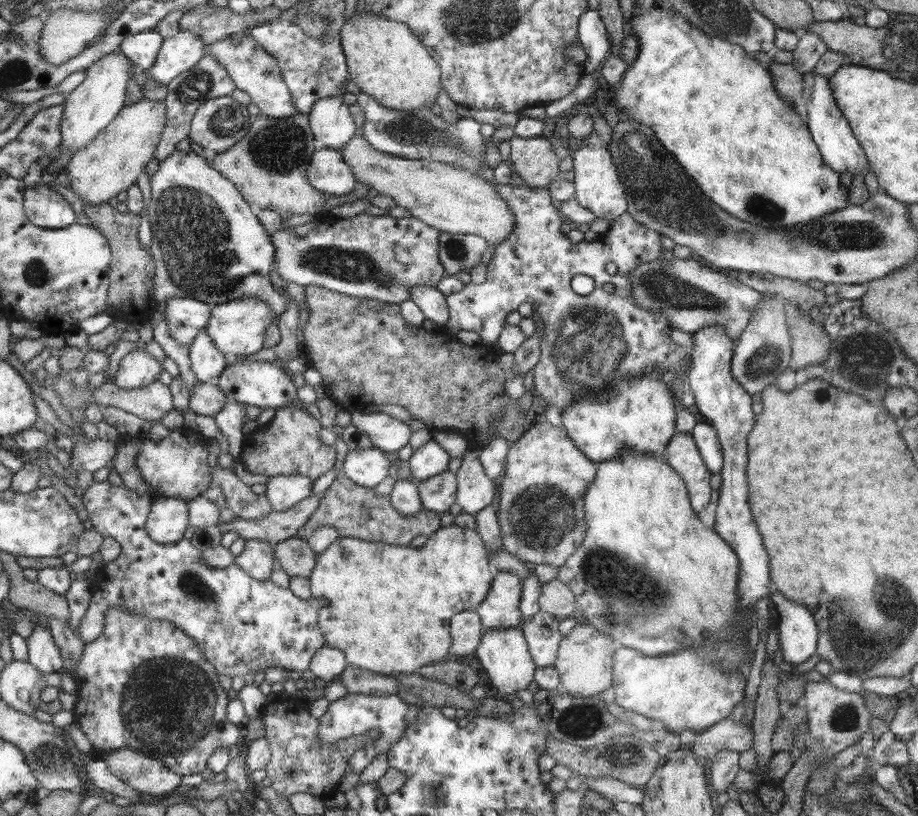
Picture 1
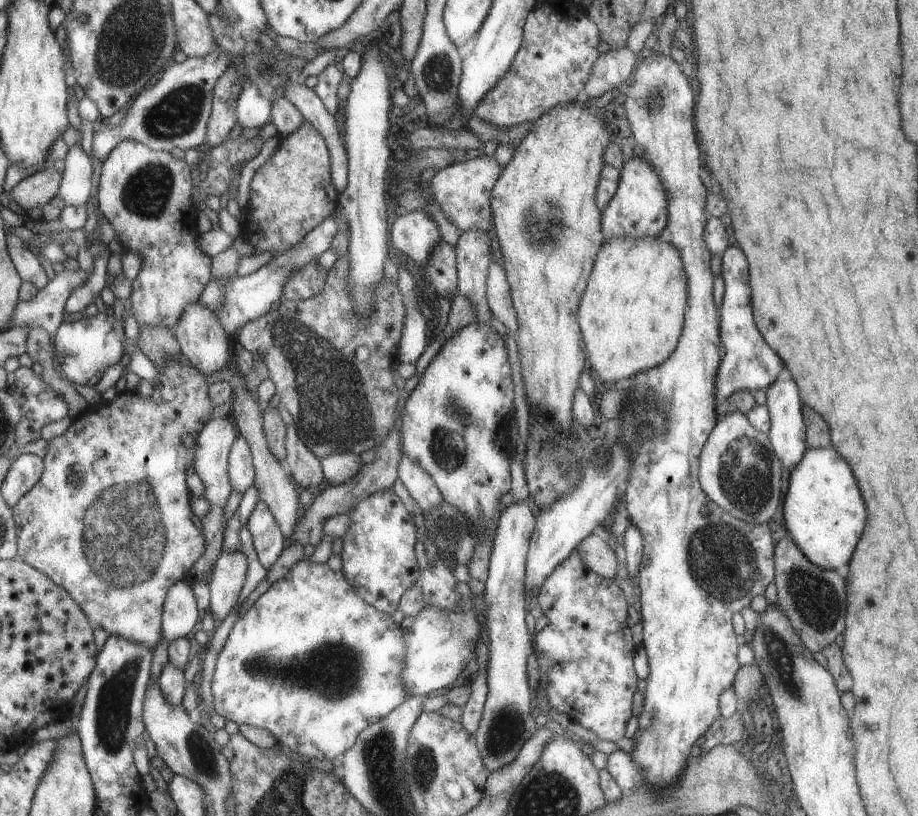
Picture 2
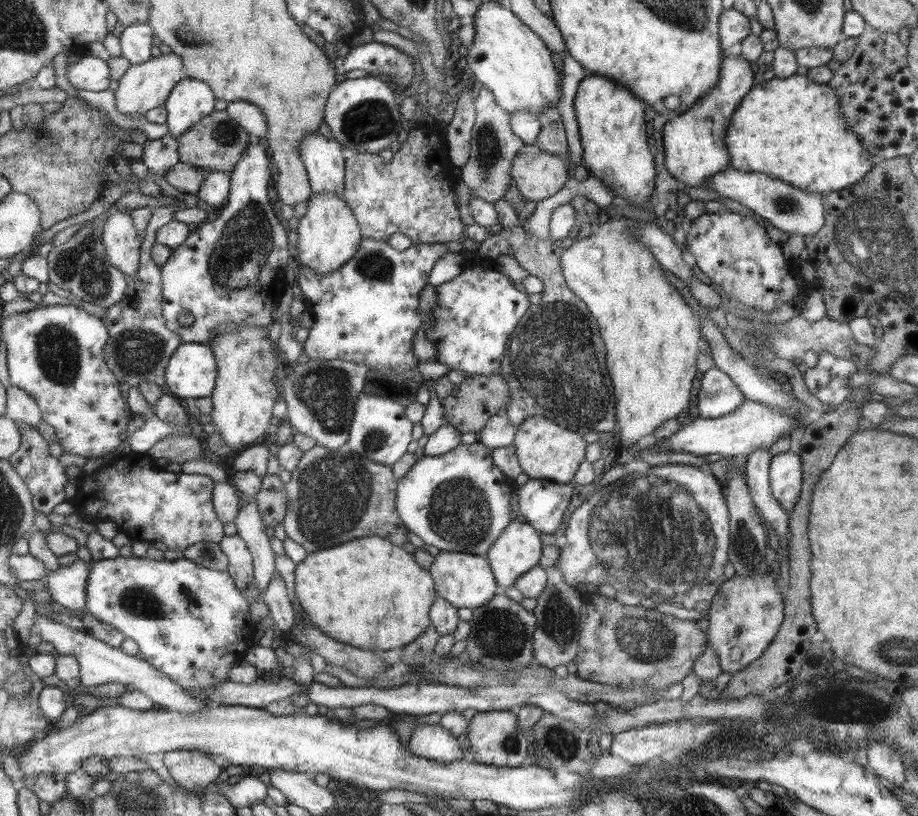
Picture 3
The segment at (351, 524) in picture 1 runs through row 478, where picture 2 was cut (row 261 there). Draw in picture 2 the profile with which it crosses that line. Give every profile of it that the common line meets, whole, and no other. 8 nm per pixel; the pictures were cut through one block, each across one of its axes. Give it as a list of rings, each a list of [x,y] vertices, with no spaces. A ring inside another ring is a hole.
[[[345,253],[338,255],[335,262],[331,265],[331,268],[328,268],[326,272],[326,278],[322,289],[317,294],[314,294],[314,297],[296,301],[291,299],[279,301],[277,303],[278,307],[275,310],[247,321],[235,334],[235,342],[237,346],[241,346],[251,354],[259,355],[263,359],[268,370],[268,378],[272,380],[275,389],[275,403],[280,403],[285,407],[285,410],[289,412],[292,416],[293,426],[295,427],[297,436],[301,439],[305,448],[308,448],[309,452],[314,454],[319,460],[333,453],[344,453],[349,451],[350,453],[359,455],[364,450],[373,448],[373,446],[375,446],[376,449],[384,442],[390,431],[393,429],[397,418],[398,403],[400,402],[400,395],[395,387],[395,382],[393,381],[392,367],[393,364],[397,362],[396,346],[398,345],[401,336],[401,329],[404,321],[404,304],[402,303],[402,296],[398,291],[398,286],[383,274],[383,277],[381,277],[374,286],[375,311],[373,311],[372,315],[366,319],[358,317],[354,311],[352,298],[349,296],[348,290],[346,289],[346,281],[348,280],[349,272],[348,268],[348,256],[345,255]]]

